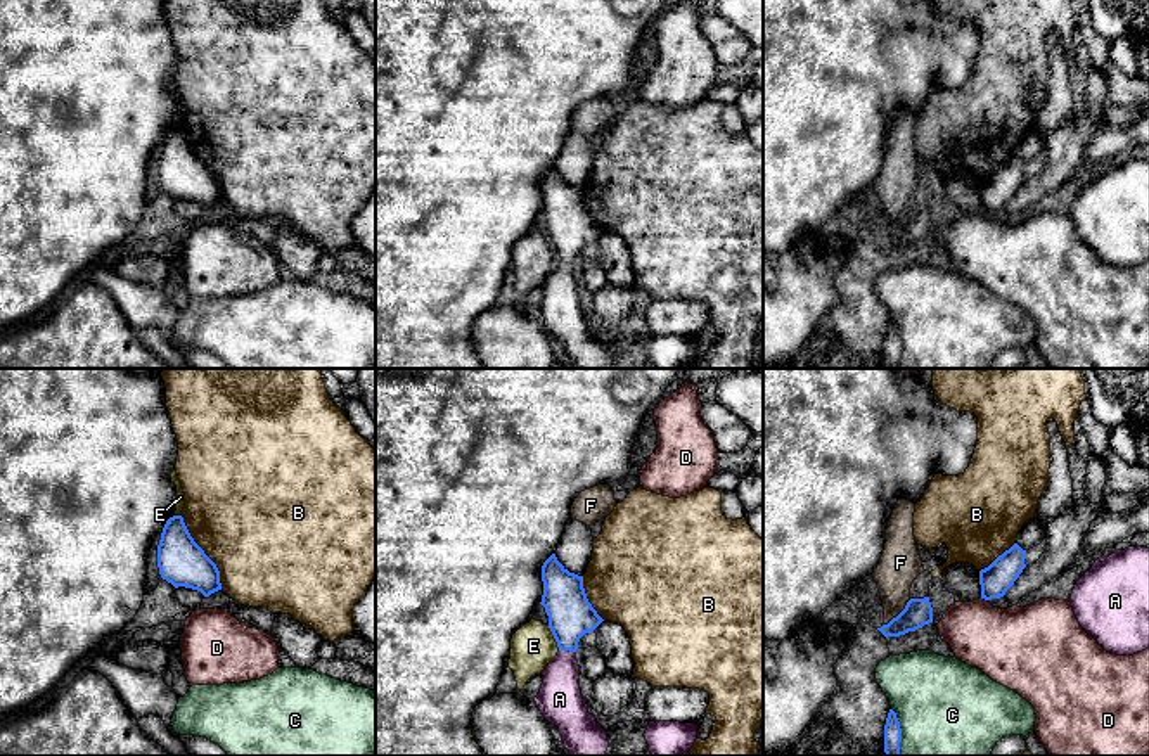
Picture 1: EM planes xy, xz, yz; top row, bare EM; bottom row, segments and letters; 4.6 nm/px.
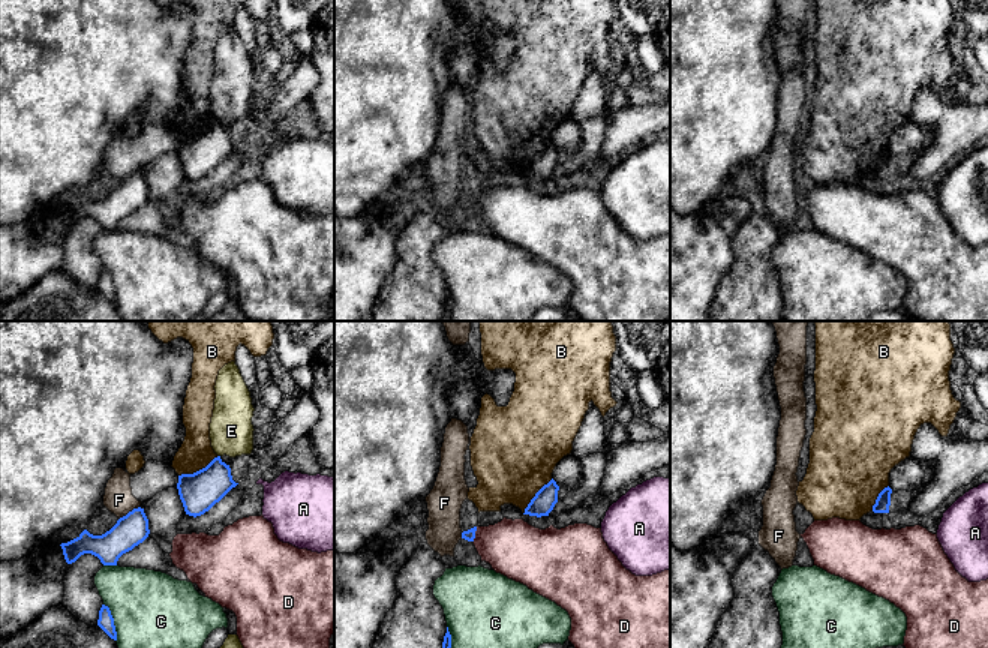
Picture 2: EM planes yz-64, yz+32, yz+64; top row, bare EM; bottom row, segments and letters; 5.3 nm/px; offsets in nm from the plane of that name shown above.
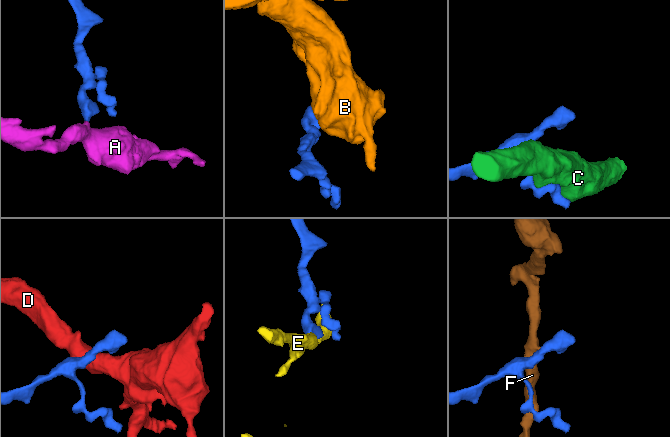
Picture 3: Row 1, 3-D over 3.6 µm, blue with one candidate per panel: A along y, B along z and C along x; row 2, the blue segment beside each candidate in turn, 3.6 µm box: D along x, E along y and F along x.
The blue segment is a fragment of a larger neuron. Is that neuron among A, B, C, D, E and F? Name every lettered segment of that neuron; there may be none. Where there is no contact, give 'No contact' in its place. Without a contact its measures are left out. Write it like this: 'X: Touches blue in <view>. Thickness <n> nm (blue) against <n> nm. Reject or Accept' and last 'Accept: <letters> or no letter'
A: Touches blue in xz. Thickness 200 nm (blue) against 200 nm. Accept
B: Touches blue in xy. Thickness 220 nm (blue) against 480 nm. Reject
C: Touches blue in yz. Thickness 80 nm (blue) against 480 nm. Reject
D: Touches blue in yz. Thickness 150 nm (blue) against 360 nm. Reject
E: Touches blue in xz. Thickness 200 nm (blue) against 200 nm. Reject
F: Touches blue in yz. Thickness 130 nm (blue) against 190 nm. Reject
Accept: A

